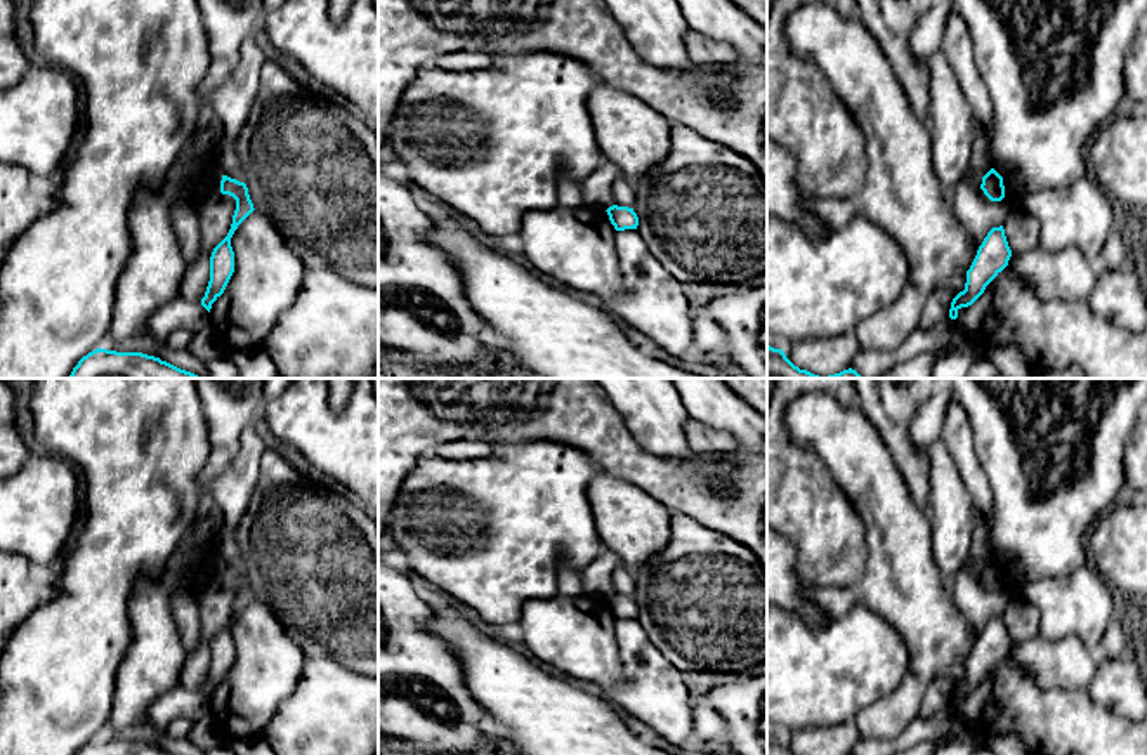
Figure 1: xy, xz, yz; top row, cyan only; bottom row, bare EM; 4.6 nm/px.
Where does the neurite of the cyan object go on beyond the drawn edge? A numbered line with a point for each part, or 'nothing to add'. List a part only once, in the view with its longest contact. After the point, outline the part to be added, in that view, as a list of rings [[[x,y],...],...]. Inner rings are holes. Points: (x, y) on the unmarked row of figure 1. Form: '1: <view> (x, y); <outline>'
nothing to add

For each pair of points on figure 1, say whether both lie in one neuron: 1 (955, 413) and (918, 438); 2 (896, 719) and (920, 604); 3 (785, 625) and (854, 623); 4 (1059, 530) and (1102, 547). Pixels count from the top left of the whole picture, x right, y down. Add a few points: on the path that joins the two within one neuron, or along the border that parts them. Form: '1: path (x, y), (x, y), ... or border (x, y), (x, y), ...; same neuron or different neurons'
1: border (953, 398), (948, 405), (939, 438); different neurons
2: path (911, 691), (922, 672), (922, 632); same neuron
3: path (802, 636), (837, 636); same neuron
4: border (1111, 507), (1094, 525), (1087, 552); different neurons

